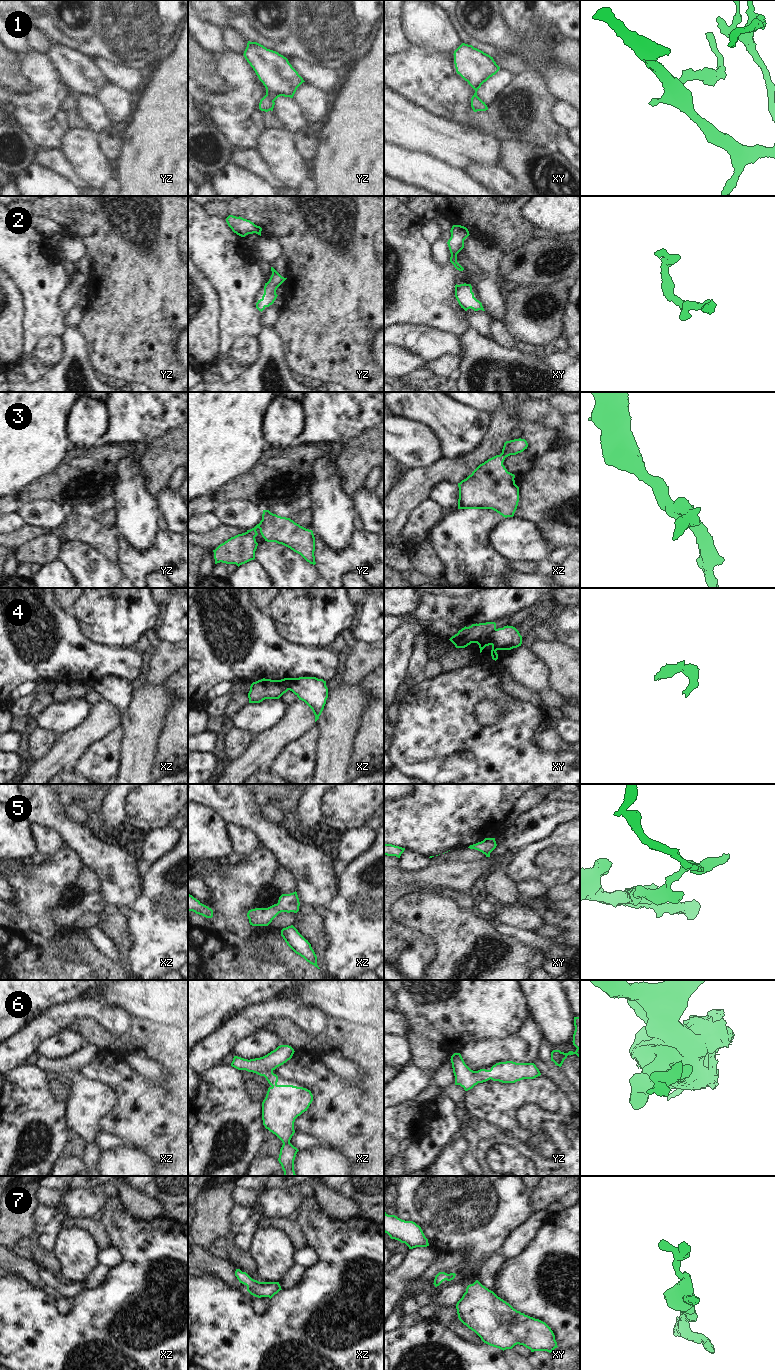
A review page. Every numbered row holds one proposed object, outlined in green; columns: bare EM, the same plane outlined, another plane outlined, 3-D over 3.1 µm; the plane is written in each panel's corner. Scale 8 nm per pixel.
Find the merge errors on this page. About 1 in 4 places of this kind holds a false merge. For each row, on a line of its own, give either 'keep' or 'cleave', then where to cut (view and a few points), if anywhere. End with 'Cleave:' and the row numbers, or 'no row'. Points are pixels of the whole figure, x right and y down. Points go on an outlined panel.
1: keep; cut none
2: keep; cut none
3: cleave; cut yz (248, 530), (254, 537)
4: cleave; cut xy (495, 629), (490, 634), (490, 643), (496, 650)
5: keep; cut none
6: keep; cut none
7: keep; cut none
Cleave: 3, 4

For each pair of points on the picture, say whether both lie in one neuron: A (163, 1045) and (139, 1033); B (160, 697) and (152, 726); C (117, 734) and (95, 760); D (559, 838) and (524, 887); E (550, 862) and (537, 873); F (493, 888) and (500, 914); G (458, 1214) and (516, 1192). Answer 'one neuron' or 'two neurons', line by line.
A: one neuron
B: one neuron
C: one neuron
D: two neurons
E: two neurons
F: two neurons
G: one neuron

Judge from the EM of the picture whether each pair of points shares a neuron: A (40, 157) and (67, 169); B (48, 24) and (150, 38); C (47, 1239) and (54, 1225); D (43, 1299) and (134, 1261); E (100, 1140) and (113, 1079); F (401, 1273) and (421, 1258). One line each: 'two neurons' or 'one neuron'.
A: one neuron
B: one neuron
C: one neuron
D: one neuron
E: two neurons
F: one neuron

